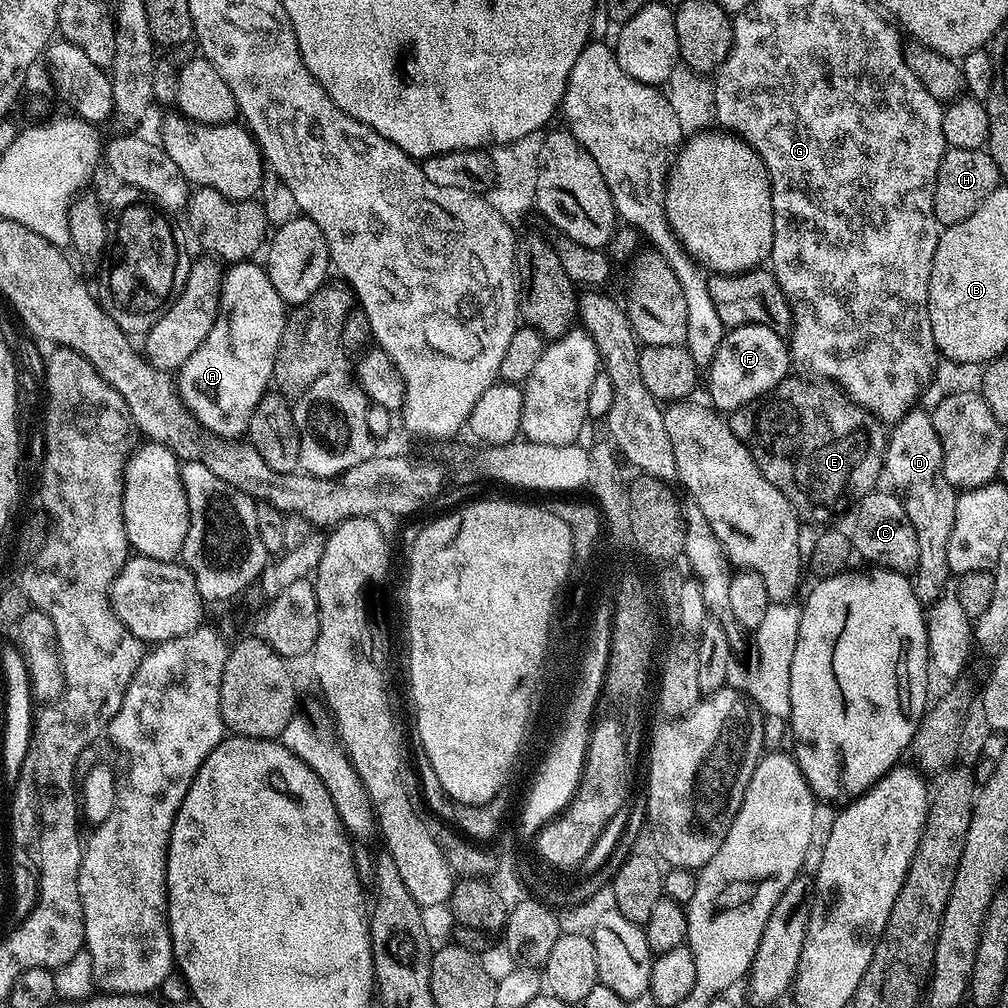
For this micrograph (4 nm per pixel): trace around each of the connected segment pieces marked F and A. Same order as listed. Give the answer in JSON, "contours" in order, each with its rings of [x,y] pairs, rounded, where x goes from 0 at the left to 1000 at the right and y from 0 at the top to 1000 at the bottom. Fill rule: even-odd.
{"contours":[[[[751,321],[721,326],[712,351],[708,351],[708,359],[700,367],[705,404],[715,411],[724,411],[762,392],[783,372],[782,361],[784,365],[783,346],[768,327]]],[[[234,260],[227,266],[230,267],[220,274],[214,322],[177,367],[173,380],[179,400],[203,430],[238,435],[246,428],[252,403],[271,380],[272,355],[280,335],[284,303],[259,263],[257,266],[254,260]]]]}

